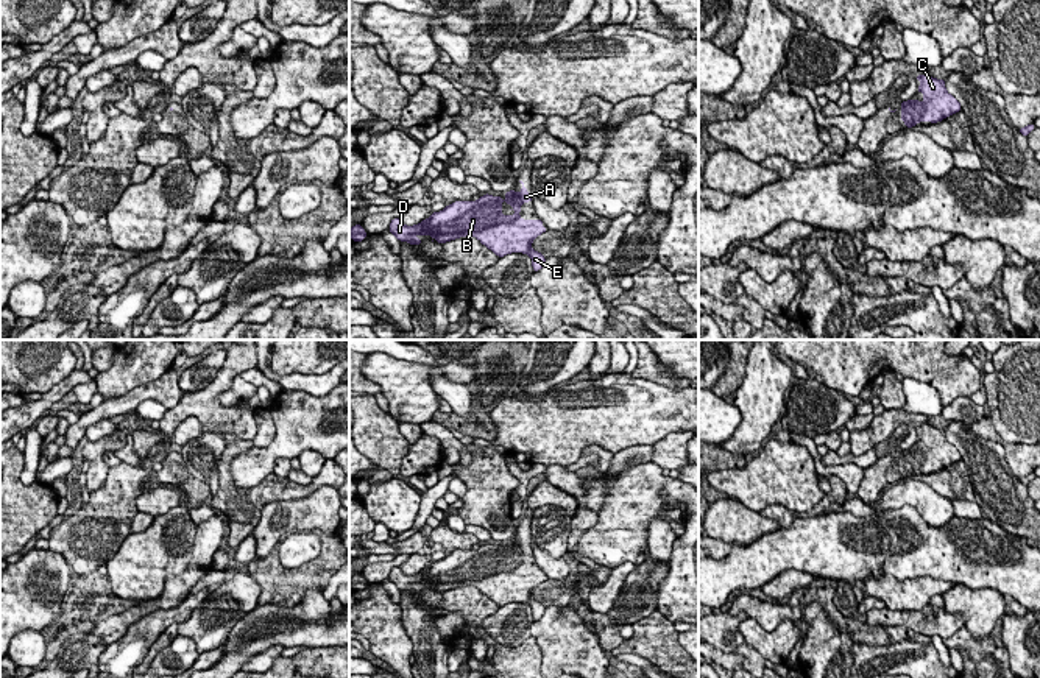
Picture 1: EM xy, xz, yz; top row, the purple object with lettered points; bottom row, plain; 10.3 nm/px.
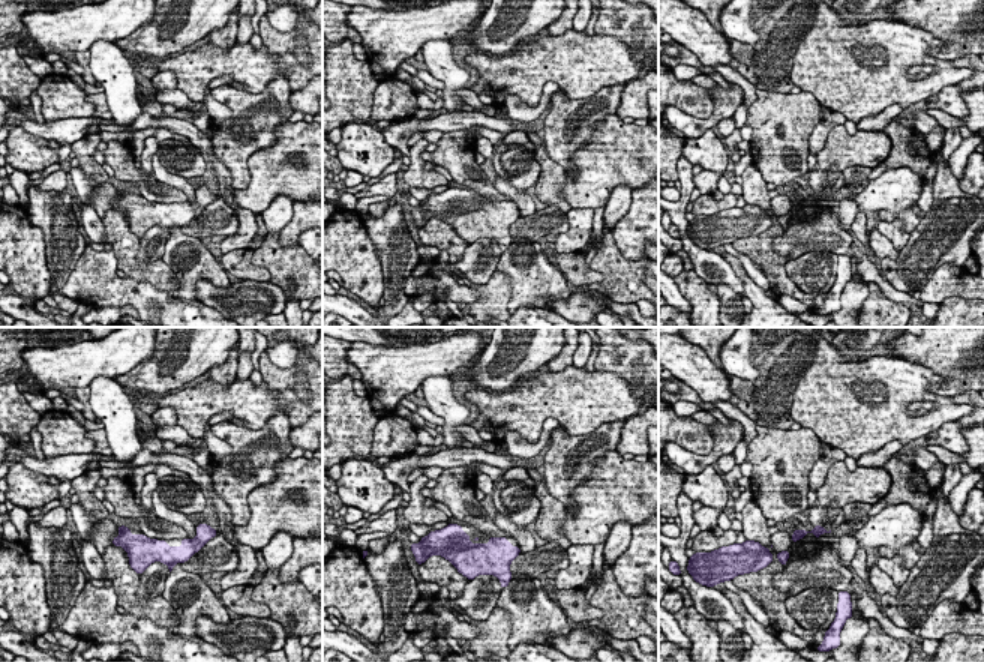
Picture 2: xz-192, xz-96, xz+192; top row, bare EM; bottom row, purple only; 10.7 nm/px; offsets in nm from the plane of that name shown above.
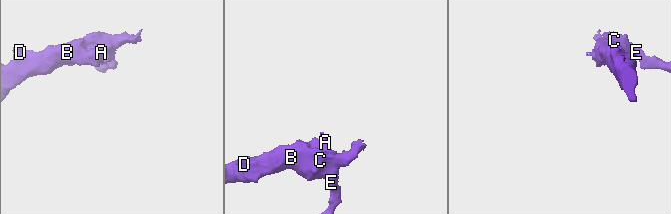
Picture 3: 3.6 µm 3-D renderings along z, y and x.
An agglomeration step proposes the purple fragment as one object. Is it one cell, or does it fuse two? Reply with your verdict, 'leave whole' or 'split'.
leave whole

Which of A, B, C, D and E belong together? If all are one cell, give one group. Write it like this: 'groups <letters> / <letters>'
groups A B C D E

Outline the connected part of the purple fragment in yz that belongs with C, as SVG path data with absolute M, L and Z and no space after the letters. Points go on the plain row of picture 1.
M917 424L917 430L923 433L917 441L923 443L923 449L901 450L901 469L907 477L914 477L918 471L937 472L943 468L962 460L960 452L946 441L945 429L937 429L926 424Z

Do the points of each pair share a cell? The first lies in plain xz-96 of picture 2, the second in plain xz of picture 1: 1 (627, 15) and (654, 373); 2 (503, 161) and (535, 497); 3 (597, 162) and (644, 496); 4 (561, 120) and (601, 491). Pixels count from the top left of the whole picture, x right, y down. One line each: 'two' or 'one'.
1: one
2: two
3: one
4: one

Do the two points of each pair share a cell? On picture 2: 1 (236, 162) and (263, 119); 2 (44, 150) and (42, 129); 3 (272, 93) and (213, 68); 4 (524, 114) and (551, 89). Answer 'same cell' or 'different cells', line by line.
1: same cell
2: different cells
3: different cells
4: same cell

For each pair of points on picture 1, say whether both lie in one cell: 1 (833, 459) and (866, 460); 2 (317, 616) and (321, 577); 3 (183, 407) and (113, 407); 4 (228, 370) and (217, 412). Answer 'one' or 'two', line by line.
1: one
2: two
3: two
4: one

